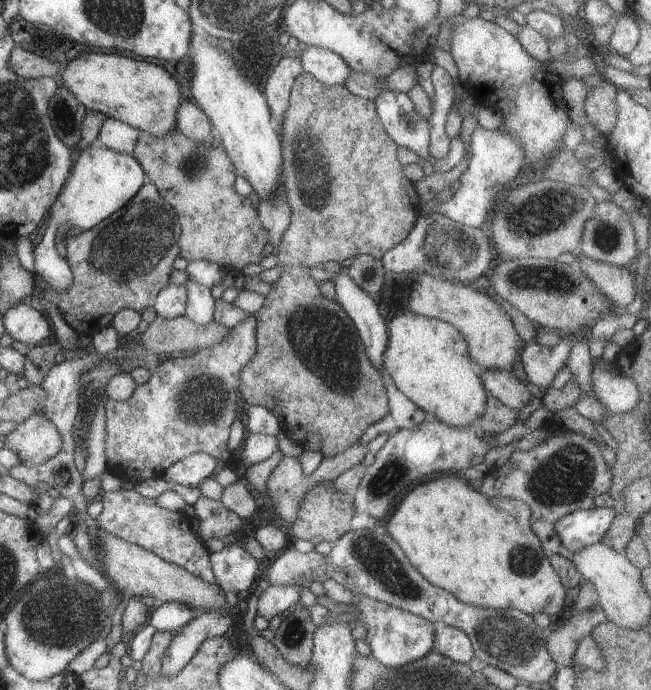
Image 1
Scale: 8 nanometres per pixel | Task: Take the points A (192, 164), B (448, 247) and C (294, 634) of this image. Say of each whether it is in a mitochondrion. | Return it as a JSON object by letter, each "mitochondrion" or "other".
{"A":"mitochondrion","B":"mitochondrion","C":"mitochondrion"}

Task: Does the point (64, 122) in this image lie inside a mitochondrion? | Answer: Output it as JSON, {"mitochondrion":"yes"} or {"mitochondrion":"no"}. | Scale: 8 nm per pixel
{"mitochondrion":"yes"}

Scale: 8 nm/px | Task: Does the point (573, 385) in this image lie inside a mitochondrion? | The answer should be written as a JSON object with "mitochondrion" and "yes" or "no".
{"mitochondrion":"no"}

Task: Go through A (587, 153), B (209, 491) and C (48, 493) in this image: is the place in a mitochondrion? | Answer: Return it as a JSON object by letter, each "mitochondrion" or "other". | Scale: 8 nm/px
{"A":"other","B":"other","C":"other"}

